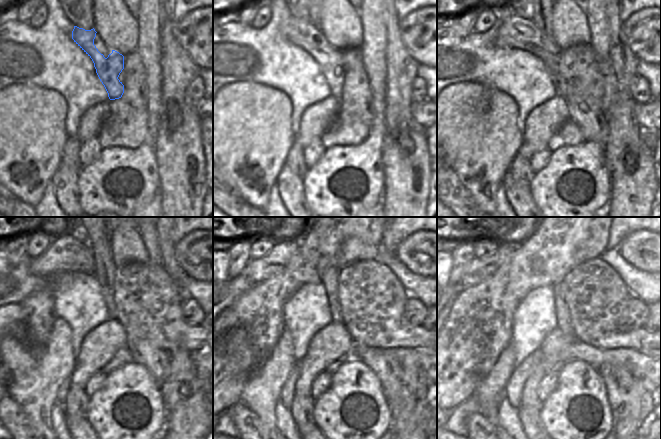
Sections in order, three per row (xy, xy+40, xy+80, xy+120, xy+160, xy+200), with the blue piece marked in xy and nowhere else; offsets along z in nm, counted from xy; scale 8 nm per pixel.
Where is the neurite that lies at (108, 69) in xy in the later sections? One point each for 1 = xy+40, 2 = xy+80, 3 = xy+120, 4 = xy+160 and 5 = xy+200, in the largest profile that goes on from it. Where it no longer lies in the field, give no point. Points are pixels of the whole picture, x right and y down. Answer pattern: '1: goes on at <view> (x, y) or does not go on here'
1: goes on at xy+40 (302, 33)
2: goes on at xy+80 (517, 32)
3: goes on at xy+120 (66, 254)
4: goes on at xy+160 (256, 271)
5: goes on at xy+200 (480, 269)

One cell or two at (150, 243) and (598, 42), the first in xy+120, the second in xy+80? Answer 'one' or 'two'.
one

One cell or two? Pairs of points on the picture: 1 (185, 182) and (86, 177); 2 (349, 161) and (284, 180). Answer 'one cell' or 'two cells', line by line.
1: two cells
2: two cells

